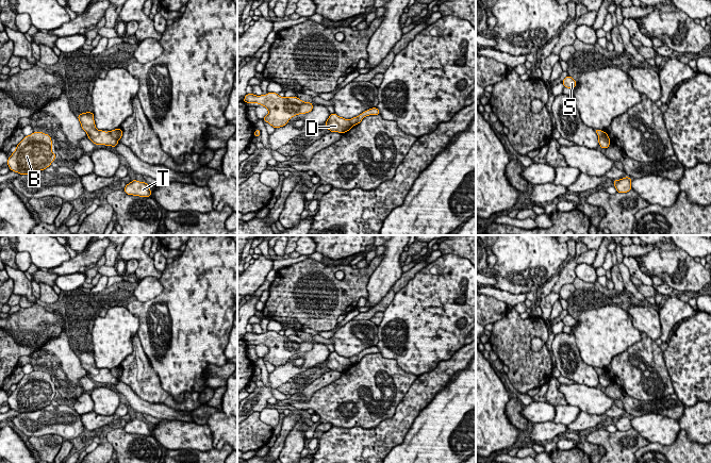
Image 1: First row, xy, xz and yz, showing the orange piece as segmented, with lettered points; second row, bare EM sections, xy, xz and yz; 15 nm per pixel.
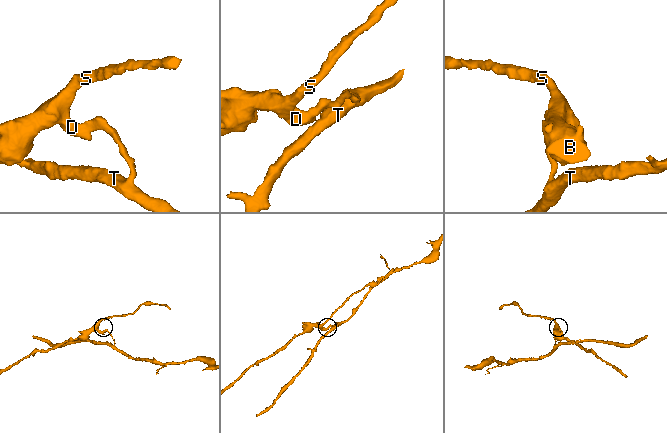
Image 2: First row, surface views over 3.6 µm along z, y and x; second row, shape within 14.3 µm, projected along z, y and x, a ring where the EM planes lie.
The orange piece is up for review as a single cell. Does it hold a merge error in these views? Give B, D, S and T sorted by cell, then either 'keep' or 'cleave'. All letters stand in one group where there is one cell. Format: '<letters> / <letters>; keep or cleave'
B D S / T; cleave

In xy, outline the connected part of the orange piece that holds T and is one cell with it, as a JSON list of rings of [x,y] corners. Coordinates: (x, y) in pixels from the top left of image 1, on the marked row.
[[[132,180],[131,183],[128,183],[123,188],[125,193],[128,195],[139,196],[139,197],[151,197],[150,186],[143,182]]]

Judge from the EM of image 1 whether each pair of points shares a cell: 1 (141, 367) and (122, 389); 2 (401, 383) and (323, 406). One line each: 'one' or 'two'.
1: two
2: one

